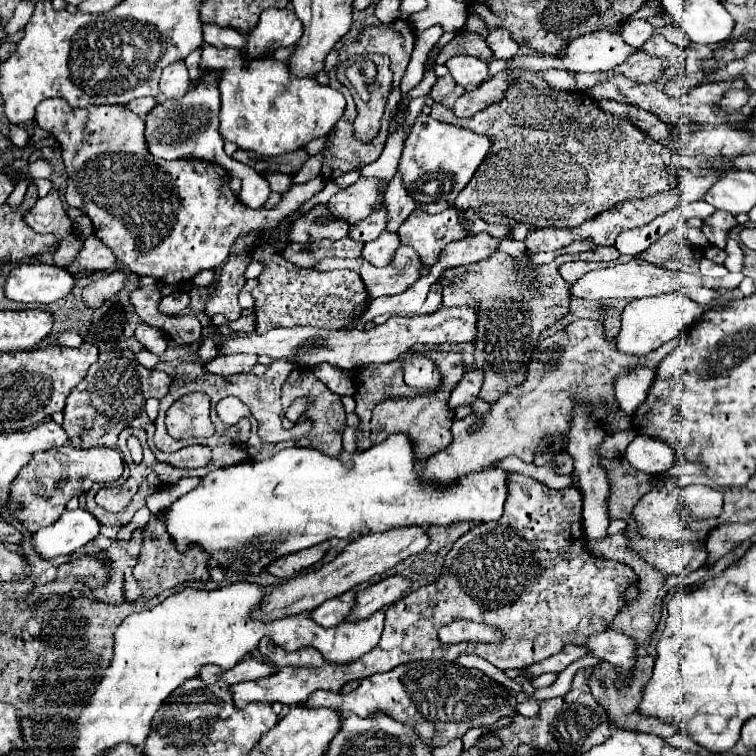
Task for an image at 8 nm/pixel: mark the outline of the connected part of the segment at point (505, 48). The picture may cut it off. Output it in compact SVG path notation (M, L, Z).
M490 30L486 43L493 52L493 60L508 60L518 52L518 44L504 30Z

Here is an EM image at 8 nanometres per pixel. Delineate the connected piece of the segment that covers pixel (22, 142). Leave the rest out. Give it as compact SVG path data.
M10 126L10 130L8 130L8 140L10 140L14 146L24 148L24 146L28 144L28 138L30 138L30 134L28 134L28 130L26 130L24 126Z

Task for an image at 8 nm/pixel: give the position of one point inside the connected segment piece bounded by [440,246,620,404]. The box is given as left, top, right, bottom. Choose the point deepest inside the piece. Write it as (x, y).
(506, 334)

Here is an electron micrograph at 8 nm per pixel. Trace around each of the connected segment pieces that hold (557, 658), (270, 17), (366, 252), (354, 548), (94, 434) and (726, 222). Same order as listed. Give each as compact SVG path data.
M568 644L566 648L562 648L562 652L550 656L550 658L538 662L538 664L532 664L528 668L528 672L534 678L540 676L540 674L544 674L544 672L562 672L566 666L570 666L574 660L578 660L582 656L586 656L586 648L584 646L572 646L572 644Z
M290 8L264 10L258 24L248 34L246 44L240 48L248 60L264 58L276 48L294 46L302 36L302 22Z
M382 232L374 242L368 242L362 246L362 258L366 258L366 262L372 260L374 266L386 266L390 264L396 248L400 246L400 238L398 234L390 234L390 232Z
M392 528L390 532L382 532L382 534L372 532L368 536L358 536L330 564L272 586L268 596L262 598L260 608L254 608L254 612L250 612L250 618L252 620L280 620L280 618L296 616L302 612L312 612L322 602L334 596L340 596L346 590L352 590L354 586L370 580L372 576L394 568L404 558L426 550L428 544L430 544L430 536L426 528Z
M116 356L98 360L88 368L86 378L72 390L64 408L64 432L74 448L92 448L116 444L124 428L142 428L148 420L144 404L148 398L162 400L168 394L172 378L162 370L140 368L134 358Z
M714 212L710 218L704 220L704 225L701 228L707 239L724 238L726 240L728 232L736 226L736 218L730 212Z

